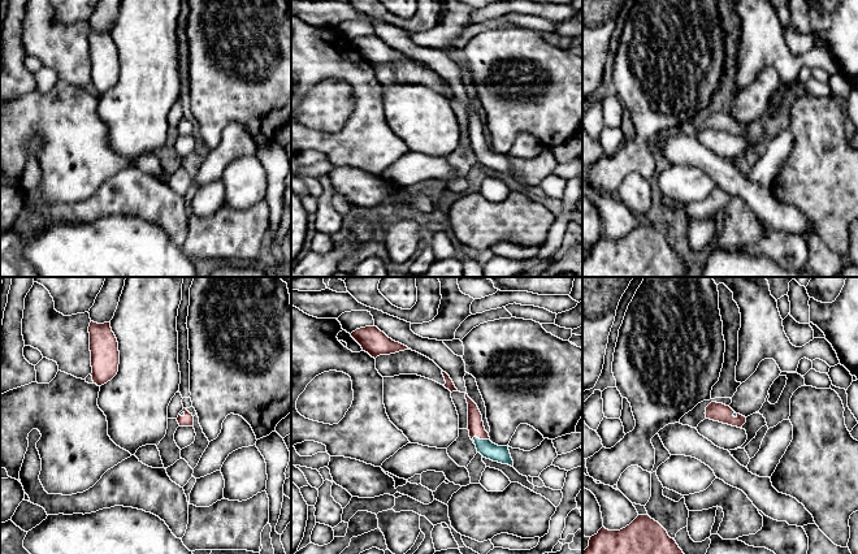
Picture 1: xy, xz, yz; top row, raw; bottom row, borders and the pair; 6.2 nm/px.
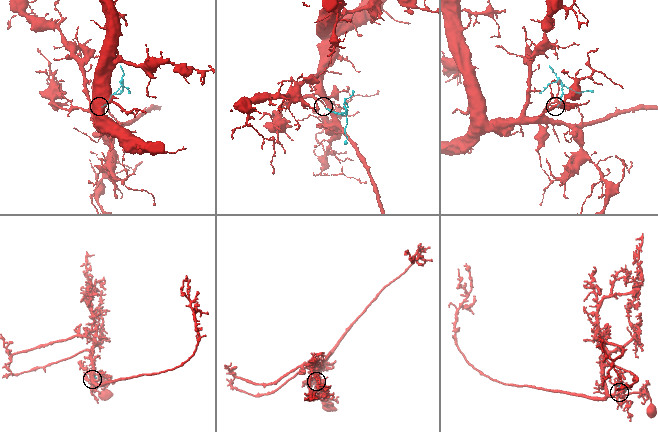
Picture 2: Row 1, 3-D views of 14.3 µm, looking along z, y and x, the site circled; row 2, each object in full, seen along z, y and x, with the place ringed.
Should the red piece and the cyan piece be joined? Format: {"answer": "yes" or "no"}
{"answer": "yes"}

